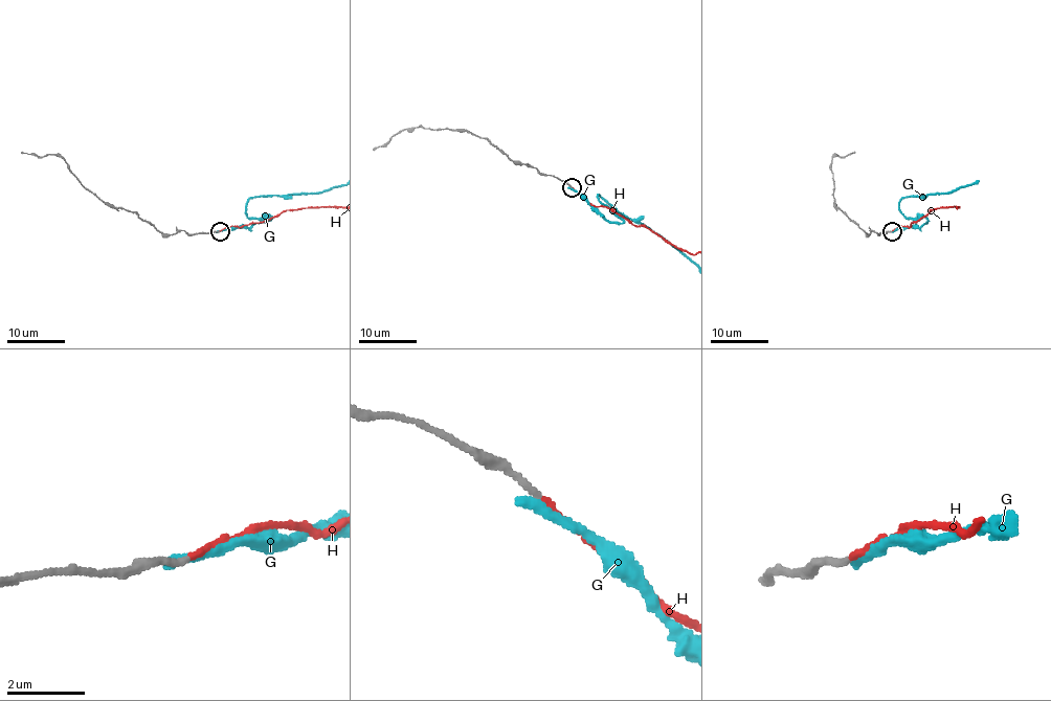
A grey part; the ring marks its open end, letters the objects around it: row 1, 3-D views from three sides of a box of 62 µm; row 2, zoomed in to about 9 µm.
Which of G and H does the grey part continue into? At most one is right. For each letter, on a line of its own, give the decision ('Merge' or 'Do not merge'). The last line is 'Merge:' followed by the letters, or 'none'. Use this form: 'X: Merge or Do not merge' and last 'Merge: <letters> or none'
G: Do not merge
H: Merge
Merge: H

